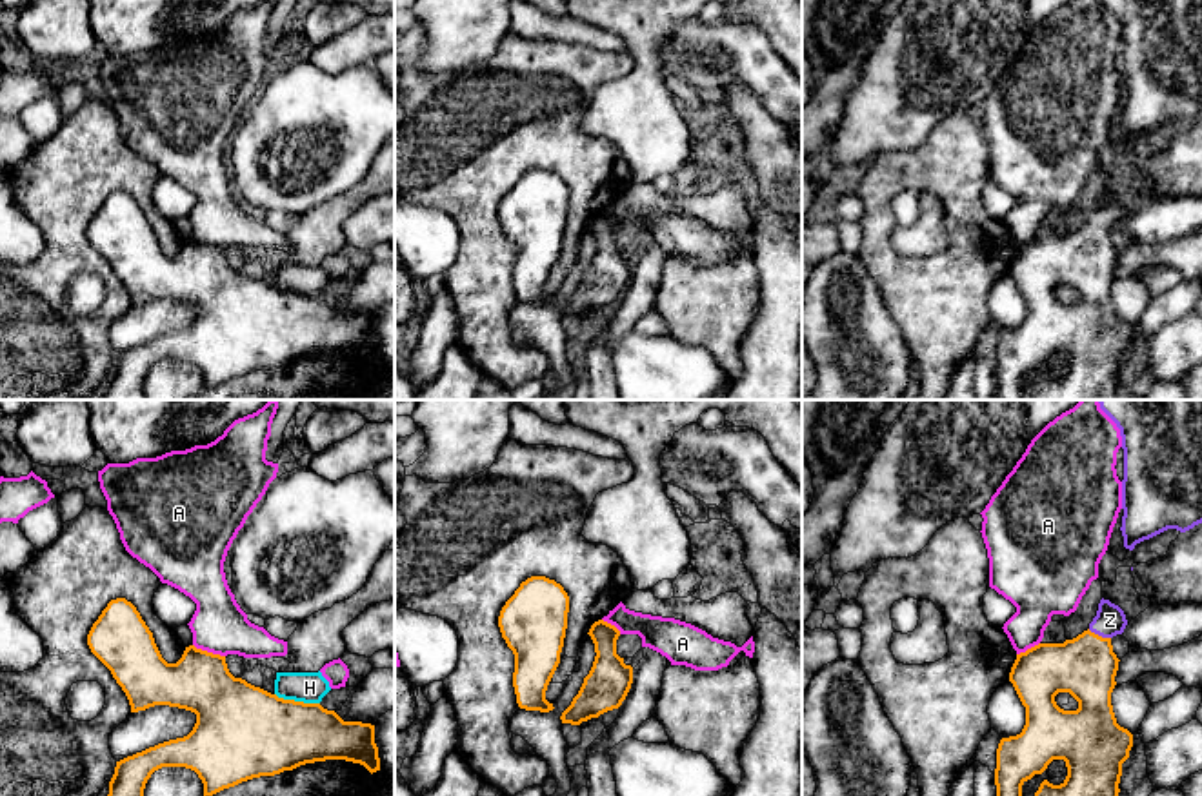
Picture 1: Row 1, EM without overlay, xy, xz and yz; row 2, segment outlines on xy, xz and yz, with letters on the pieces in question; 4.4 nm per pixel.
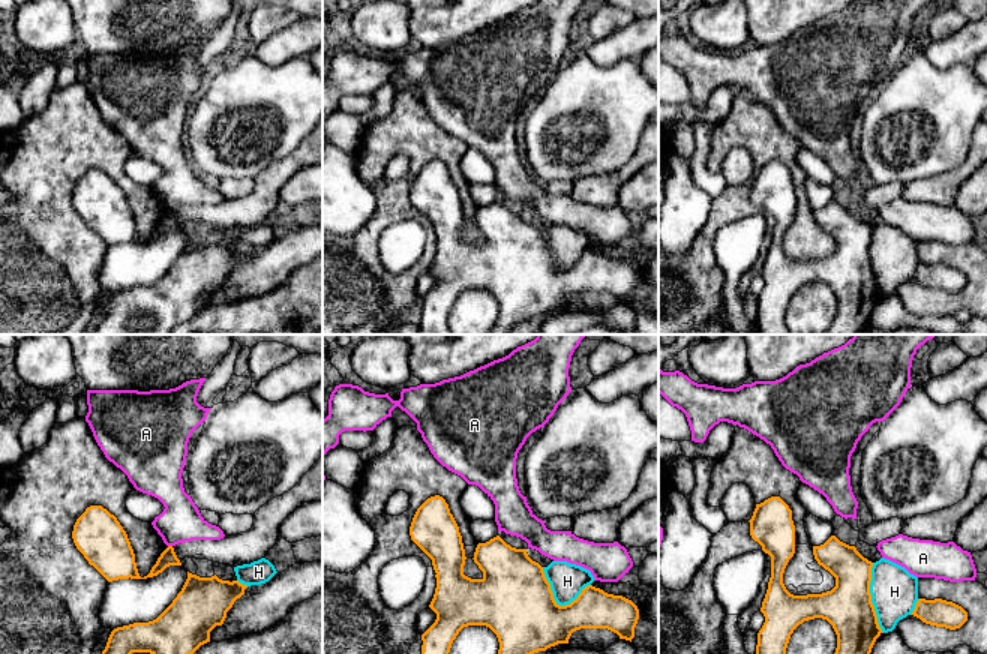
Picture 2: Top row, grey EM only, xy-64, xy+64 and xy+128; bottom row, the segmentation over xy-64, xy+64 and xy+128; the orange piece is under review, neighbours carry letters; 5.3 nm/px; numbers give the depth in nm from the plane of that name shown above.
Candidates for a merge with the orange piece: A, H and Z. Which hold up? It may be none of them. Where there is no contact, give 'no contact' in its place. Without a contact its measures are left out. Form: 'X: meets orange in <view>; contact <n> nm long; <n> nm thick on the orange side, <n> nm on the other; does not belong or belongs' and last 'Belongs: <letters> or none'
A: meets orange in xy; contact 160 nm long; 280 nm thick on the orange side, 240 nm on the other; does not belong
H: meets orange in xy; contact 200 nm long; 400 nm thick on the orange side, 140 nm on the other; does not belong
Z: meets orange in yz; contact 110 nm long; 280 nm thick on the orange side, 140 nm on the other; belongs
Belongs: Z

